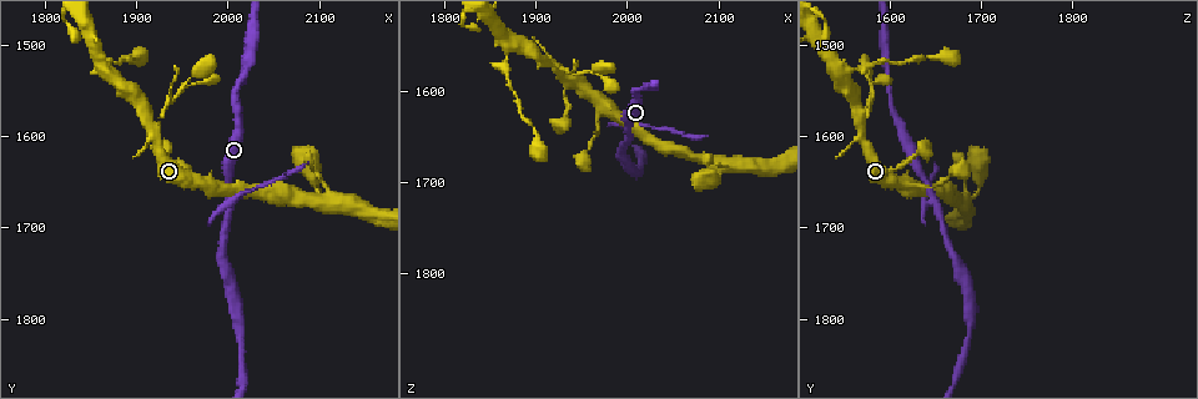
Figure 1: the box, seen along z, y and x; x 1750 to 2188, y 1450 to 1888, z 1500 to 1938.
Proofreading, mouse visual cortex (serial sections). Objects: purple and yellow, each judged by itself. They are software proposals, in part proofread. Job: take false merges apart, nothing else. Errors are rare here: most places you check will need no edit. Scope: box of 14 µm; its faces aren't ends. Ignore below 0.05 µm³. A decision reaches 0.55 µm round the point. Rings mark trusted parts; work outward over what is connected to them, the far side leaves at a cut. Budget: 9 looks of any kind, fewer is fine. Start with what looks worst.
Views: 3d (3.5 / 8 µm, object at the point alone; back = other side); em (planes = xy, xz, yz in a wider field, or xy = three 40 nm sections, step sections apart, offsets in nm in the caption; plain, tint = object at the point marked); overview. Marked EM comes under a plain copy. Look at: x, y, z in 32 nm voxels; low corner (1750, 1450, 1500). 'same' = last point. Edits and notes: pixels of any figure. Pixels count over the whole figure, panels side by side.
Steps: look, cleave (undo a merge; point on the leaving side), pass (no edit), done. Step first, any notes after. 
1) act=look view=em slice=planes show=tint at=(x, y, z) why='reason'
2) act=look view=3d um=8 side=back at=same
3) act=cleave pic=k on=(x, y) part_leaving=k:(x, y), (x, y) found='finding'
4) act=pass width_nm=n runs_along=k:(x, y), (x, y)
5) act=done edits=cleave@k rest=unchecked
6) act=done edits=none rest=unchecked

act=look view=3d um=8 at=(2005, 1670, 1645) why='three arms meet'

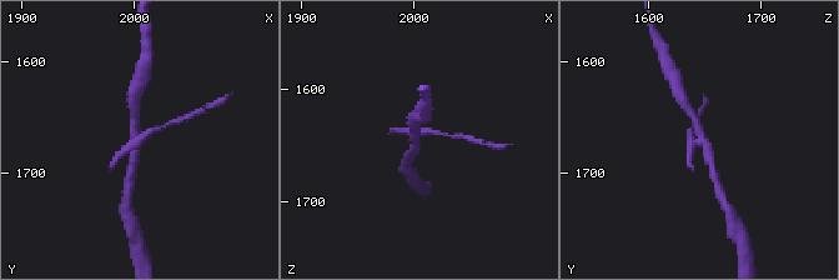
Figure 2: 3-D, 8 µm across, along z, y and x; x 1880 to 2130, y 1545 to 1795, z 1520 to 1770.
act=look view=3d um=3.5 at=(2002, 1670, 1650)

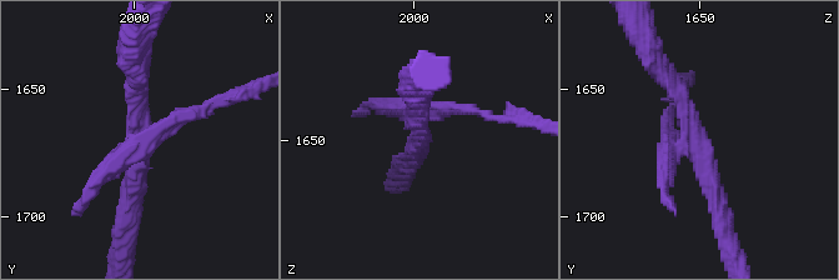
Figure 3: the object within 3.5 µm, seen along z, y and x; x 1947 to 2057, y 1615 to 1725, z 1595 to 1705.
act=cleave pic=3 on=(110, 169) part_leaving=3:(134, 146), (226, 100) found='a second cell is stuck on'

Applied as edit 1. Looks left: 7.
act=look view=3d um=3.5 at=(1910, 1590, 1570) why='three-way junction'

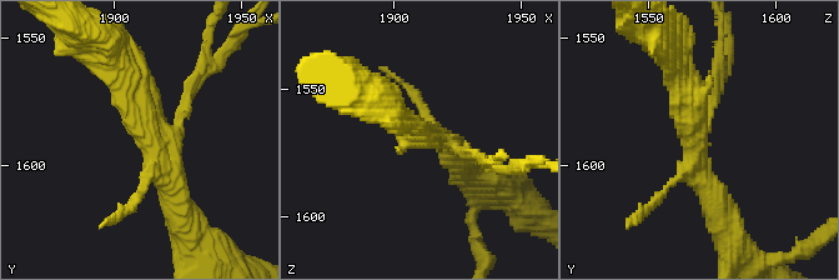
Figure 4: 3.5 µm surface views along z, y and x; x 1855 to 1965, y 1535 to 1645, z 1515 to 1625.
act=look view=em slice=xy step=2 show=tint at=(1914, 1589, 1568) why='now the EM'

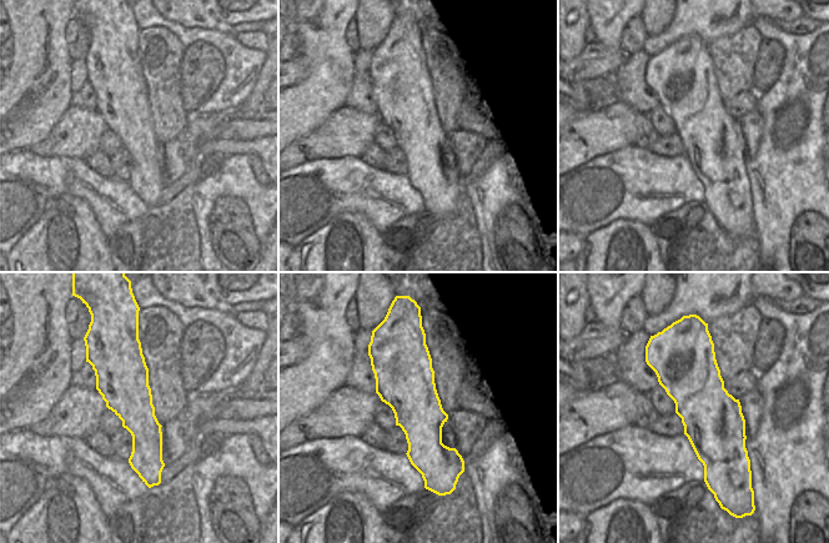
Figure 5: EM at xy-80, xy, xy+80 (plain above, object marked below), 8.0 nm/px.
act=look view=em slice=planes show=tint at=same why='another direction'

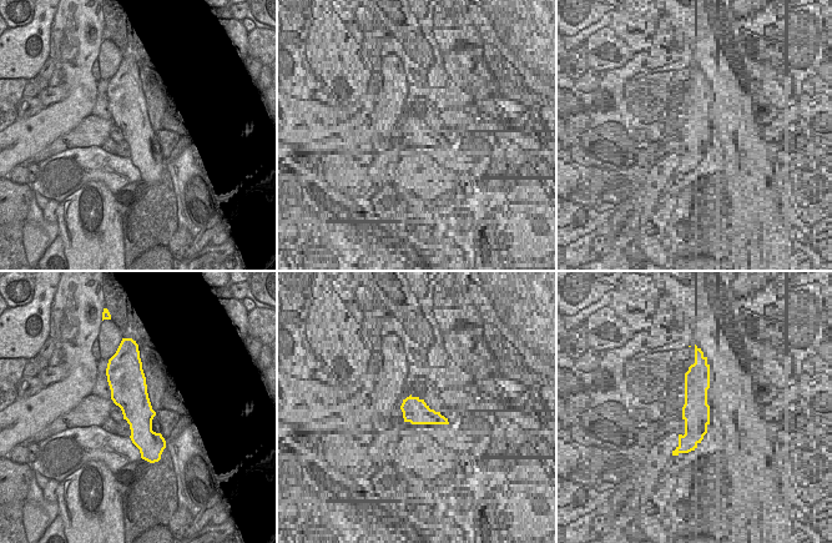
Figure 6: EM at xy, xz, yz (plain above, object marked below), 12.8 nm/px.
act=cleave pic=4 on=(191, 83) part_leaving=4:(177, 121), (235, 33) found='two cells meet here'

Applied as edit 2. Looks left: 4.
act=look view=3d um=8 at=(1875, 1535, 1550) why='thin arm on a thick one'

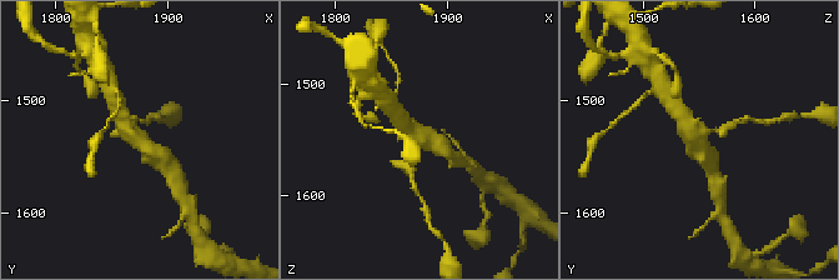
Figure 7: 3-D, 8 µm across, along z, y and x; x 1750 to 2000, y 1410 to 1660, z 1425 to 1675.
act=look view=3d um=3.5 at=(1874, 1532, 1546)

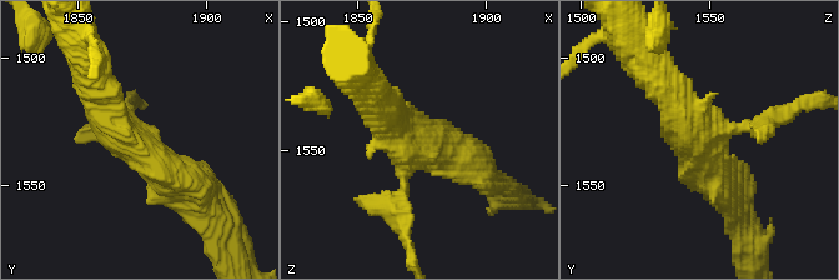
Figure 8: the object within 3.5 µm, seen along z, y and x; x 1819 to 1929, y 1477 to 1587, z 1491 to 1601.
act=look view=em slice=xy step=1 show=tint at=(1874, 1534, 1547)

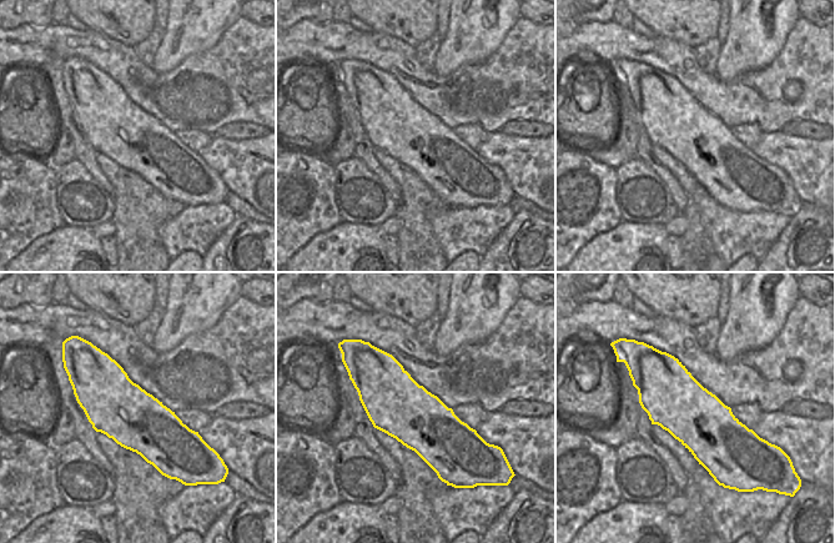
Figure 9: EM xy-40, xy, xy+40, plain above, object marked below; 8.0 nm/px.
act=pass runs_along=8:(200, 196), (107, 120), (96, 85) found='continuous, no second cell'

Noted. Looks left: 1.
act=done edits=cleave@3,cleave@4 rest=unchecked

